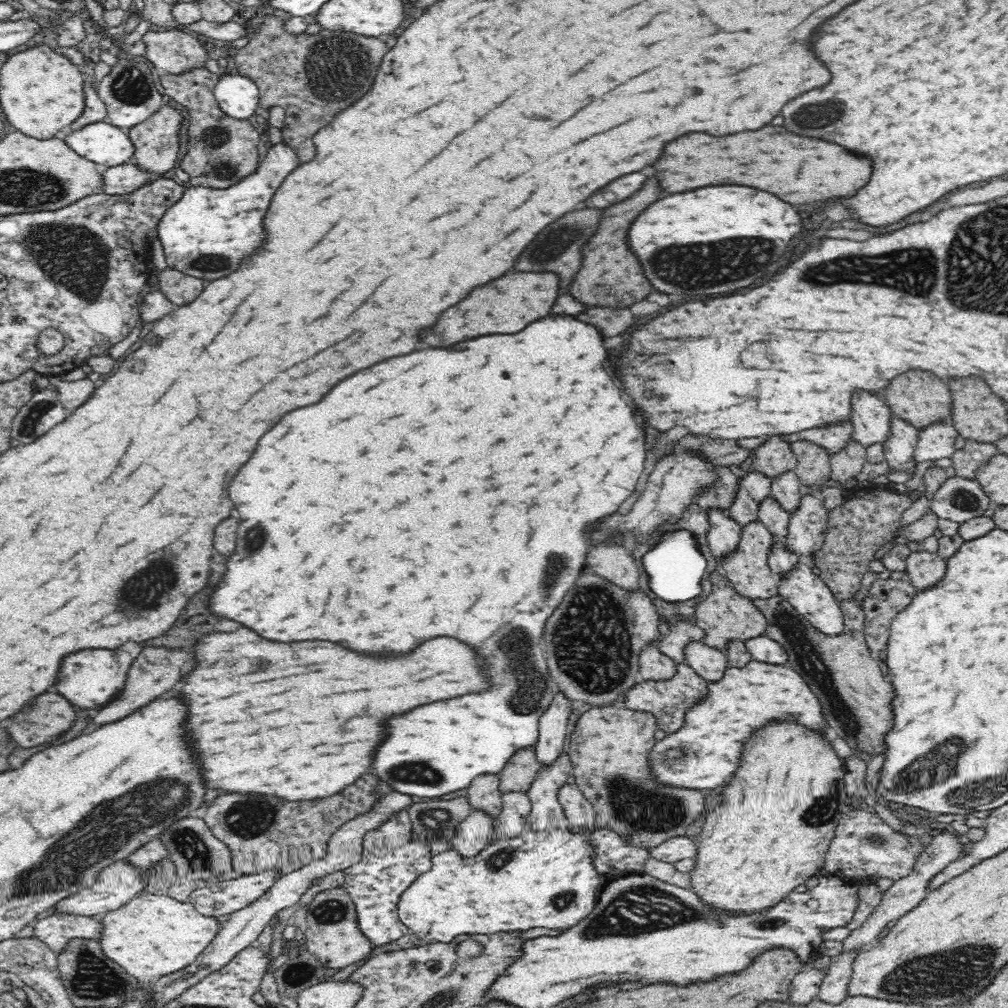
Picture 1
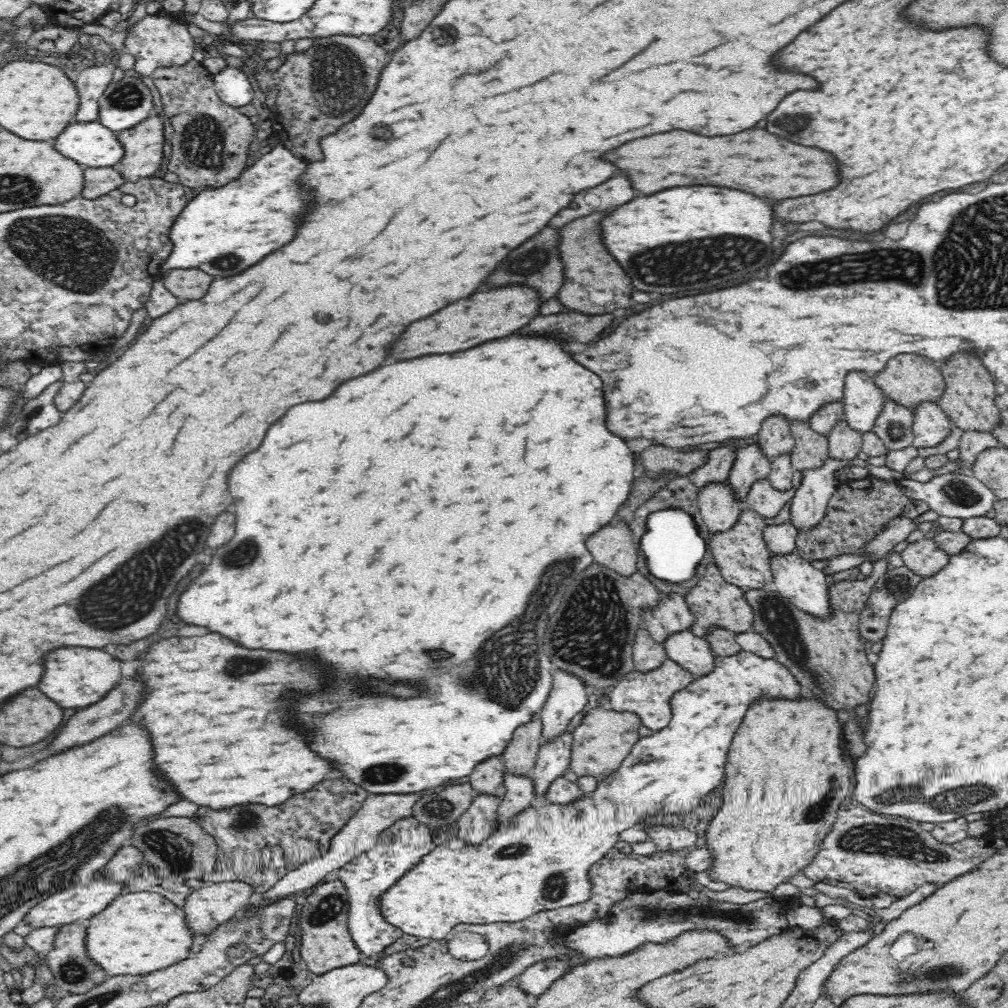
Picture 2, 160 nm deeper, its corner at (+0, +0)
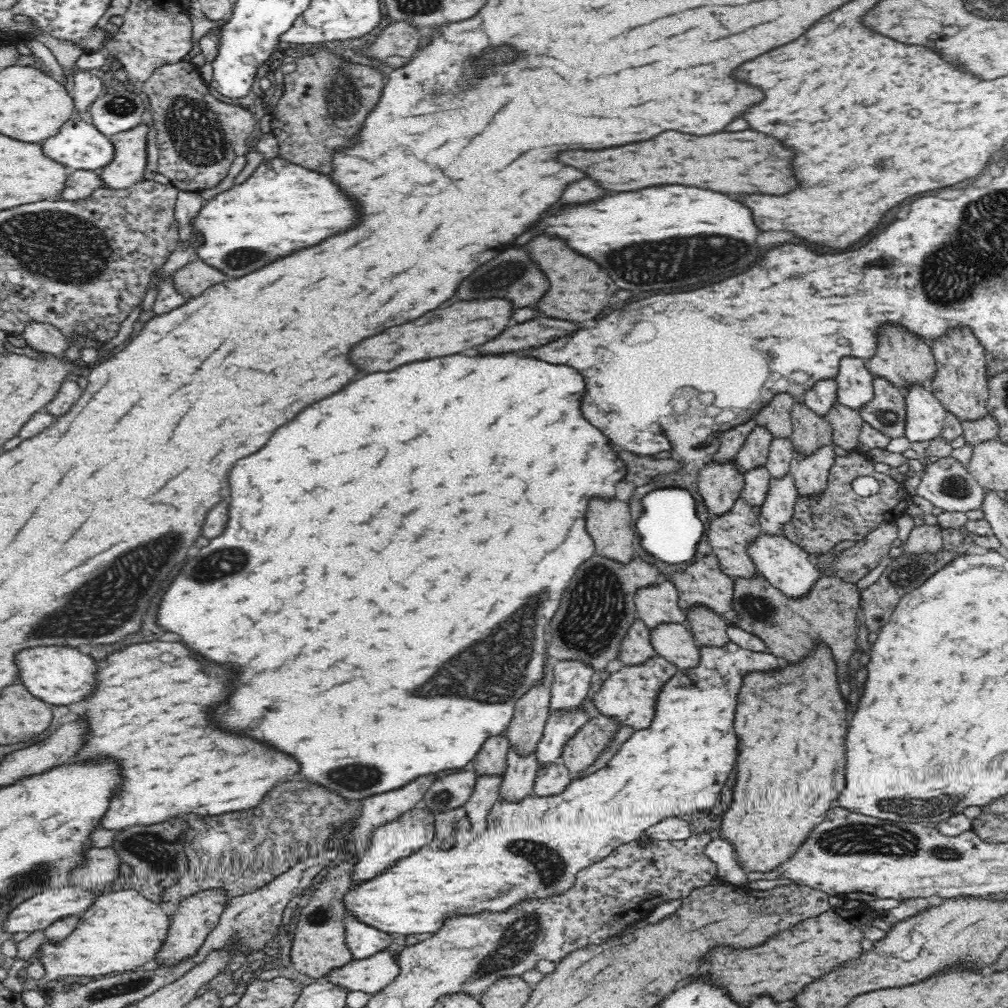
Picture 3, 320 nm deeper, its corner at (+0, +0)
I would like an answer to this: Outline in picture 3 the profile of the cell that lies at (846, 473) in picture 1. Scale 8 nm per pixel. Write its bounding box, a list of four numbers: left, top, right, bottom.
[825,402,864,452]

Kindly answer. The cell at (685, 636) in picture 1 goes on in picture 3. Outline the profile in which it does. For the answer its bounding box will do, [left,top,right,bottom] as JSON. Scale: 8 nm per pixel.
[635,581,687,631]

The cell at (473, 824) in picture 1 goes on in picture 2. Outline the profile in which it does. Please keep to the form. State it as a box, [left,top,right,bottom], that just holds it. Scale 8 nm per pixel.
[456,795,501,846]

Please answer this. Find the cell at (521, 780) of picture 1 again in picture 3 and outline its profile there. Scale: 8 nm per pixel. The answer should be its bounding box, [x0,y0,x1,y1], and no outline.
[504,662,552,758]

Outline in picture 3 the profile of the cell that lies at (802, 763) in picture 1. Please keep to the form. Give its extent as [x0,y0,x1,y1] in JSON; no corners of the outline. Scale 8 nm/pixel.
[720,644,848,875]

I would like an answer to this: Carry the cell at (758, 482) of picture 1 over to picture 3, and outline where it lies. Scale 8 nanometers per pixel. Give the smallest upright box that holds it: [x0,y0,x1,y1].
[734,425,773,475]

